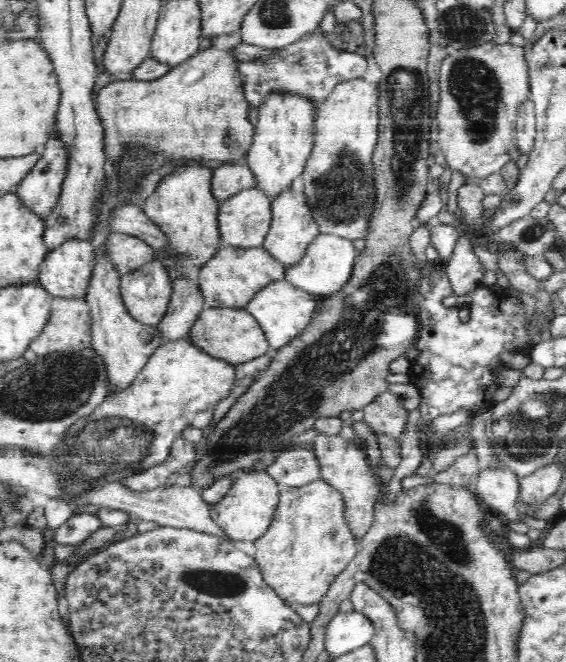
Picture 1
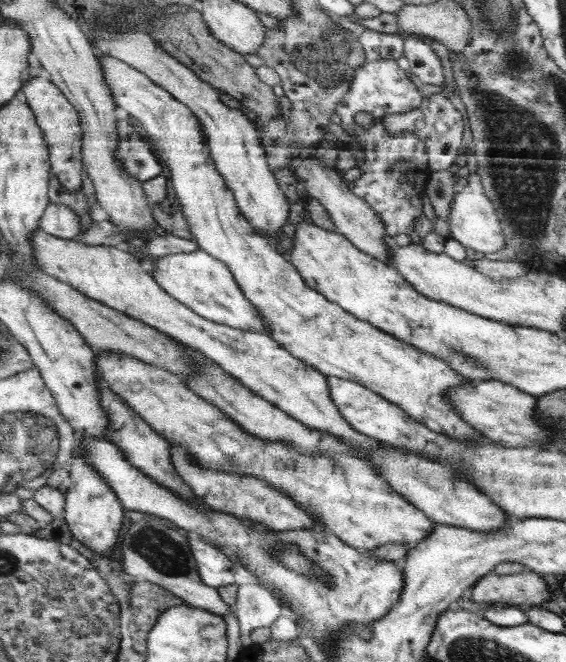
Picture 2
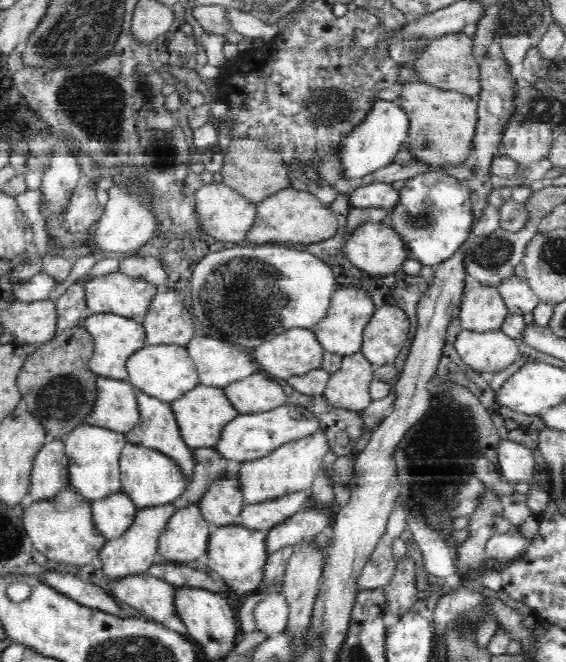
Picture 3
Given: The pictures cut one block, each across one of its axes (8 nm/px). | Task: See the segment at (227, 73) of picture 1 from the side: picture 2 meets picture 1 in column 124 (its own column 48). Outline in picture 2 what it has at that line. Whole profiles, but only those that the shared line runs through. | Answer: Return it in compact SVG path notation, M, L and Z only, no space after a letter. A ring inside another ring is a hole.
M46 74L26 80L23 95L29 106L33 108L34 114L37 115L39 126L45 132L53 164L53 175L70 192L80 191L84 186L82 174L84 174L83 163L85 162L85 126L81 112Z

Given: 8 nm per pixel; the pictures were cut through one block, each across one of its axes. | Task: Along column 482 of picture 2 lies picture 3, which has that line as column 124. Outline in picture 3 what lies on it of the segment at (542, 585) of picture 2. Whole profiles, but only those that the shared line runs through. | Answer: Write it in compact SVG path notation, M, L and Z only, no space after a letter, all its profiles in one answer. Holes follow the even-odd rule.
M142 574L116 579L112 598L137 608L146 620L186 636L186 626L177 614L177 588L157 577Z

